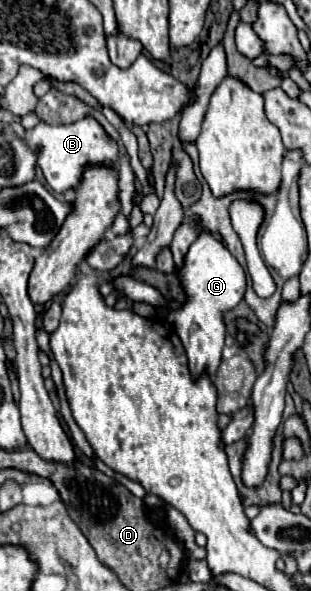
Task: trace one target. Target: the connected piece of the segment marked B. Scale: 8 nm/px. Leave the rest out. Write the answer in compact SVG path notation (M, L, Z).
M85 116L71 124L39 122L35 128L25 130L23 140L27 140L29 148L37 152L37 166L41 168L47 184L59 194L79 184L85 164L115 164L117 162L117 142L105 132L105 128L93 116Z

